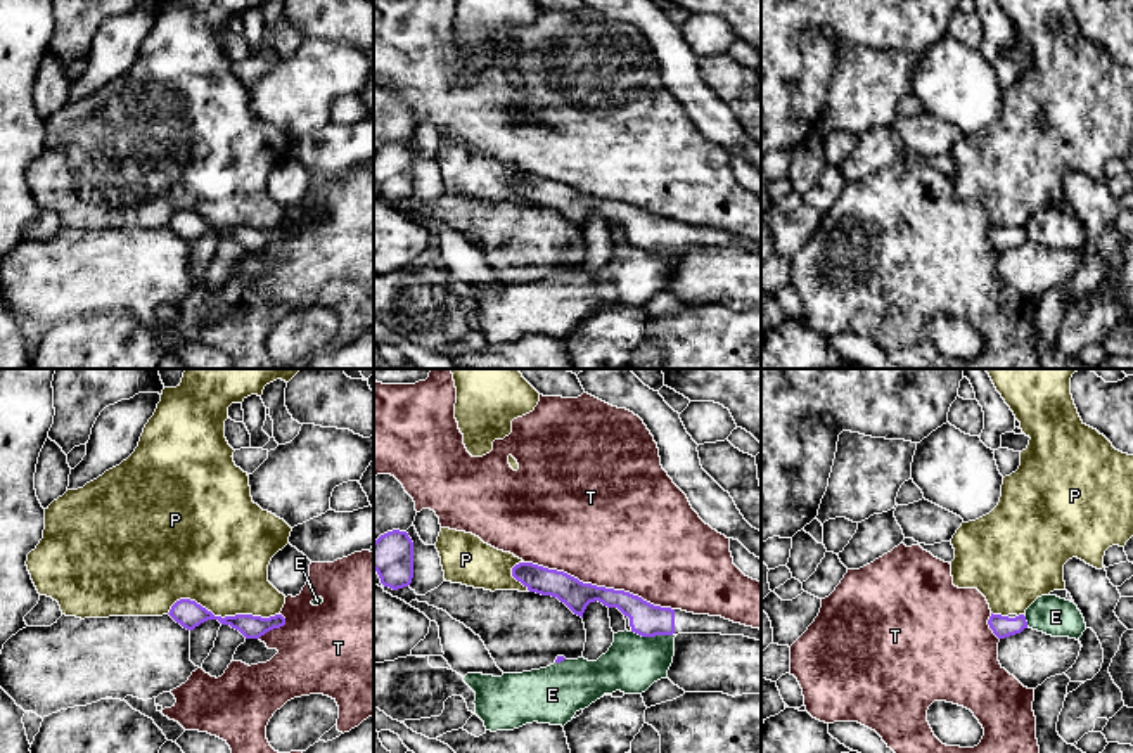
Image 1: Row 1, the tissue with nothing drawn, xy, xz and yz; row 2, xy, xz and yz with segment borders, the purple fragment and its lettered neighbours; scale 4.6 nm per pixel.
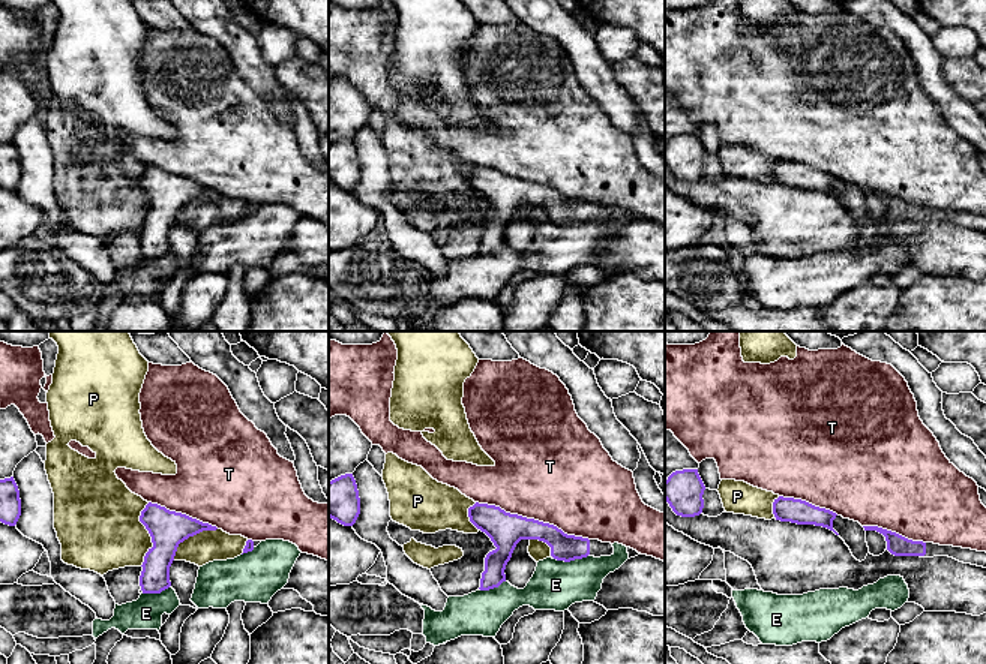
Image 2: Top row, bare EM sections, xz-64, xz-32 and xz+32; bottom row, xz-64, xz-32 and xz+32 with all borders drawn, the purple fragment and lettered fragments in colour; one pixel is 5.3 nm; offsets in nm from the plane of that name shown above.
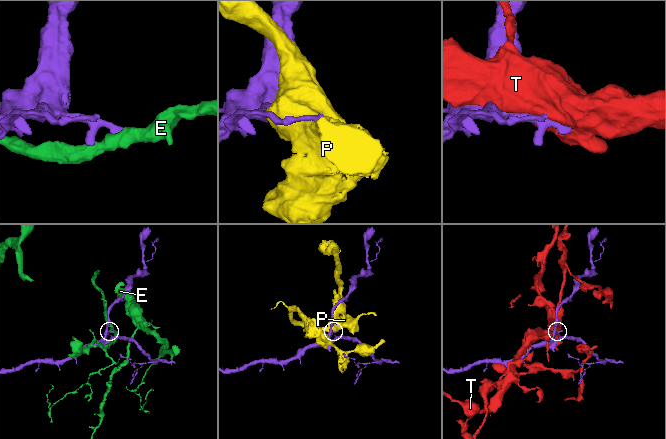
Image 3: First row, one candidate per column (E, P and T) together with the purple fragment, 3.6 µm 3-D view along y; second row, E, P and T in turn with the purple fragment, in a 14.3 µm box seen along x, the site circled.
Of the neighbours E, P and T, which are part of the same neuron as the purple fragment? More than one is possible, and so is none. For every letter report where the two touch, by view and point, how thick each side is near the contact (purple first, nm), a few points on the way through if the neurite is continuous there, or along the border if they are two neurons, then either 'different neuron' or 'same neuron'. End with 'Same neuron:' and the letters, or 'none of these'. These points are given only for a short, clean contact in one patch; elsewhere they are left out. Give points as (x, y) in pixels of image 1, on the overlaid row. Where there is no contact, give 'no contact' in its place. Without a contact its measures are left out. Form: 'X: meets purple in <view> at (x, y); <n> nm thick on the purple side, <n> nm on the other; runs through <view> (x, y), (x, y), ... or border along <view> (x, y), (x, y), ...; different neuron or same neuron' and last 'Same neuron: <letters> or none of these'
E: meets purple in xz at (652, 636); 160 nm thick on the purple side, 260 nm on the other; different neuron
P: meets purple in xy at (220, 617); 120 nm thick on the purple side, 440 nm on the other; different neuron
T: meets purple in xz at (599, 587); 140 nm thick on the purple side, 480 nm on the other; different neuron
Same neuron: none of these

